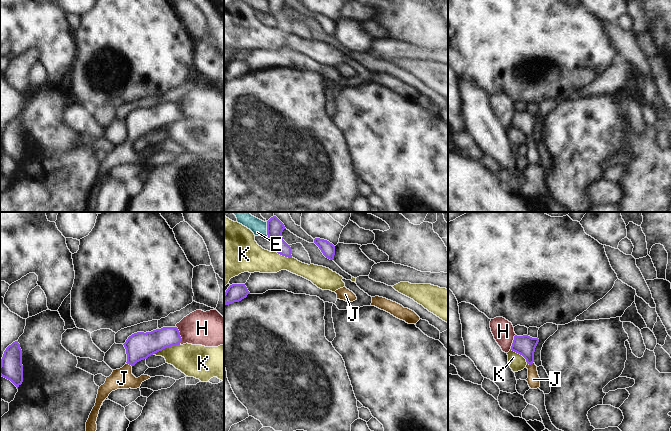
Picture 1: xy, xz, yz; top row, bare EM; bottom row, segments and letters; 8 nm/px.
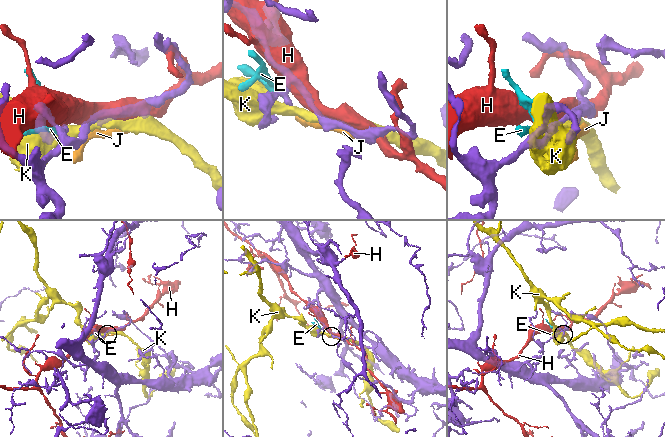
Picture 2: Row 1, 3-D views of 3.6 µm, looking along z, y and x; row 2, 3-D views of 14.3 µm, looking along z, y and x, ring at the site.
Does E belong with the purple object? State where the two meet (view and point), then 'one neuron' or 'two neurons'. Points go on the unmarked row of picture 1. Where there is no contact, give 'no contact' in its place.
contact xz (267, 6); two neurons

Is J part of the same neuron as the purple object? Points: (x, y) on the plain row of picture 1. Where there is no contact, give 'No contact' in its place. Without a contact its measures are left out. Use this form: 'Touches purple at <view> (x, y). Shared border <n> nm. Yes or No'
Touches purple at yz (530, 140). Shared border 60 nm. Yes.

